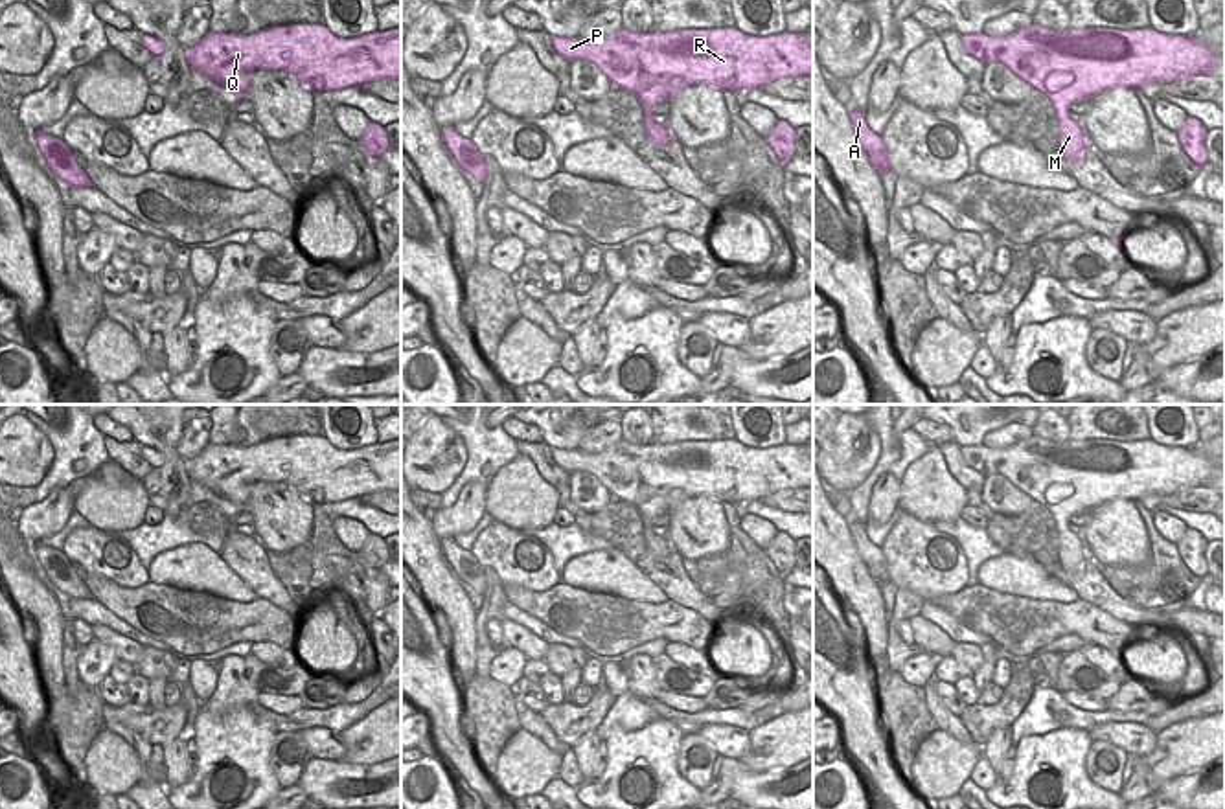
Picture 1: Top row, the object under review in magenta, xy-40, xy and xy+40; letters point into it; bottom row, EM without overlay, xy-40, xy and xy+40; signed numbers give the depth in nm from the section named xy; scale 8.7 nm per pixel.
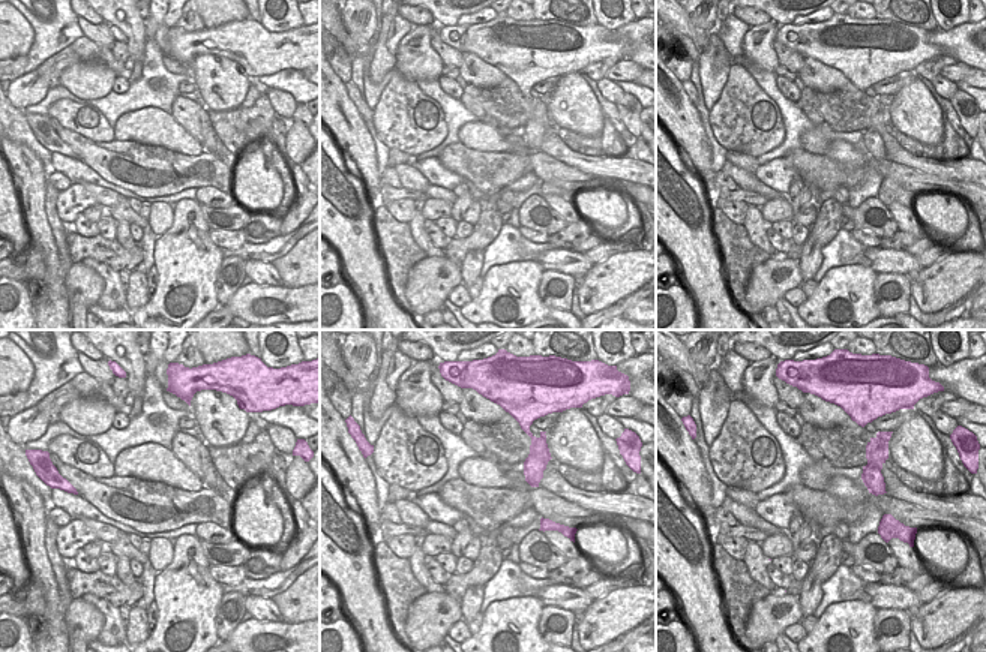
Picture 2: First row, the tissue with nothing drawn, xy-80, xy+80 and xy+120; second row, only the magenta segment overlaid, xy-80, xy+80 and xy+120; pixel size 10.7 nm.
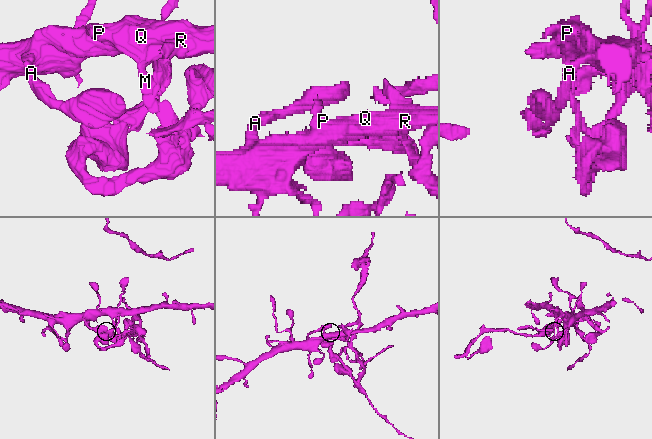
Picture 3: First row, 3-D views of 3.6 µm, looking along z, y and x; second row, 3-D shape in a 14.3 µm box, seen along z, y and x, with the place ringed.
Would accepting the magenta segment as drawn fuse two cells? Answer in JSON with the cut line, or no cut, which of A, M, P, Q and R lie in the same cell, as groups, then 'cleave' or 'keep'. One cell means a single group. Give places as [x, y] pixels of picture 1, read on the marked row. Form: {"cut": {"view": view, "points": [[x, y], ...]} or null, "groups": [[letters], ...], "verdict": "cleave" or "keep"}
{"cut": {"view": "xy+40", "points": [[1071, 120], [1058, 135]]}, "groups": [["A", "P", "Q", "R"], ["M"]], "verdict": "cleave"}

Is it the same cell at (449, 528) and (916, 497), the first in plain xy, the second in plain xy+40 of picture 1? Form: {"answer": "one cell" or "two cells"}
{"answer": "two cells"}

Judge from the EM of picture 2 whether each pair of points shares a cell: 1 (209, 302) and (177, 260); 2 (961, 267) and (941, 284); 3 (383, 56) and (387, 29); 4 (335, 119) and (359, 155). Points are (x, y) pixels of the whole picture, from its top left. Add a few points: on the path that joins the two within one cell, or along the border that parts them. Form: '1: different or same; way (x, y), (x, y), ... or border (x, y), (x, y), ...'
1: same; way (203, 291), (186, 275), (186, 270)
2: same; way (956, 272), (946, 282)
3: same; way (381, 50), (384, 35)
4: same; way (344, 128), (357, 146)

